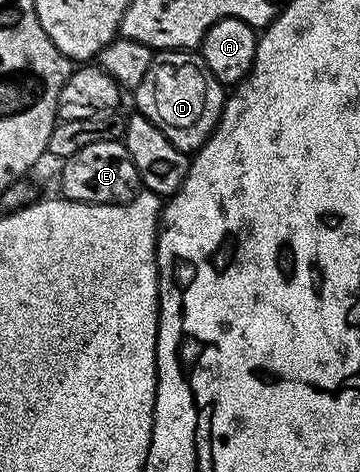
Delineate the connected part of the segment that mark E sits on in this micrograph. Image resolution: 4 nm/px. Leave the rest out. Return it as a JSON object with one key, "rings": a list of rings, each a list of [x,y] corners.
{"rings":[[[96,141],[93,145],[84,145],[84,149],[72,153],[72,157],[61,160],[62,176],[58,179],[61,198],[70,199],[73,203],[131,203],[143,190],[140,173],[136,173],[136,165],[132,165],[132,157],[128,153],[125,142]]]}

